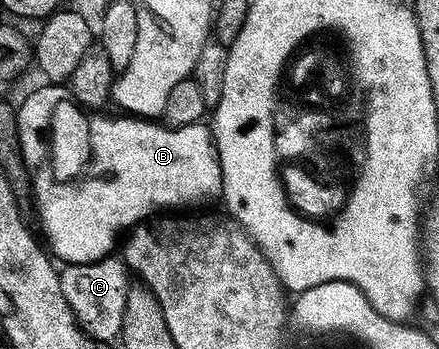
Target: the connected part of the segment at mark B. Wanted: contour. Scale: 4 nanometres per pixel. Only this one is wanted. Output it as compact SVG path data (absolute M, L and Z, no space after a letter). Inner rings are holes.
M61 84L37 87L41 94L30 89L21 106L19 102L19 140L25 162L29 165L29 175L33 178L33 194L37 198L37 210L41 213L41 226L45 229L44 241L51 250L53 245L52 253L58 259L61 257L62 263L97 262L108 258L116 246L118 249L122 235L137 223L154 217L158 212L176 211L173 210L176 206L201 206L212 198L222 197L221 161L208 125L170 128L165 124L156 126L149 122L153 120L141 116L104 118L104 113L97 112L90 117L84 109L77 114L78 110L69 110L69 106L53 106L53 110L57 110L57 118L53 118L53 130L49 130L49 118L45 118L45 122L37 122L33 114L41 114L41 110L49 114L49 102L57 102L57 98L61 98ZM49 138L69 142L69 154L65 154L65 158L57 158L57 174L61 174L57 182L49 182Z

